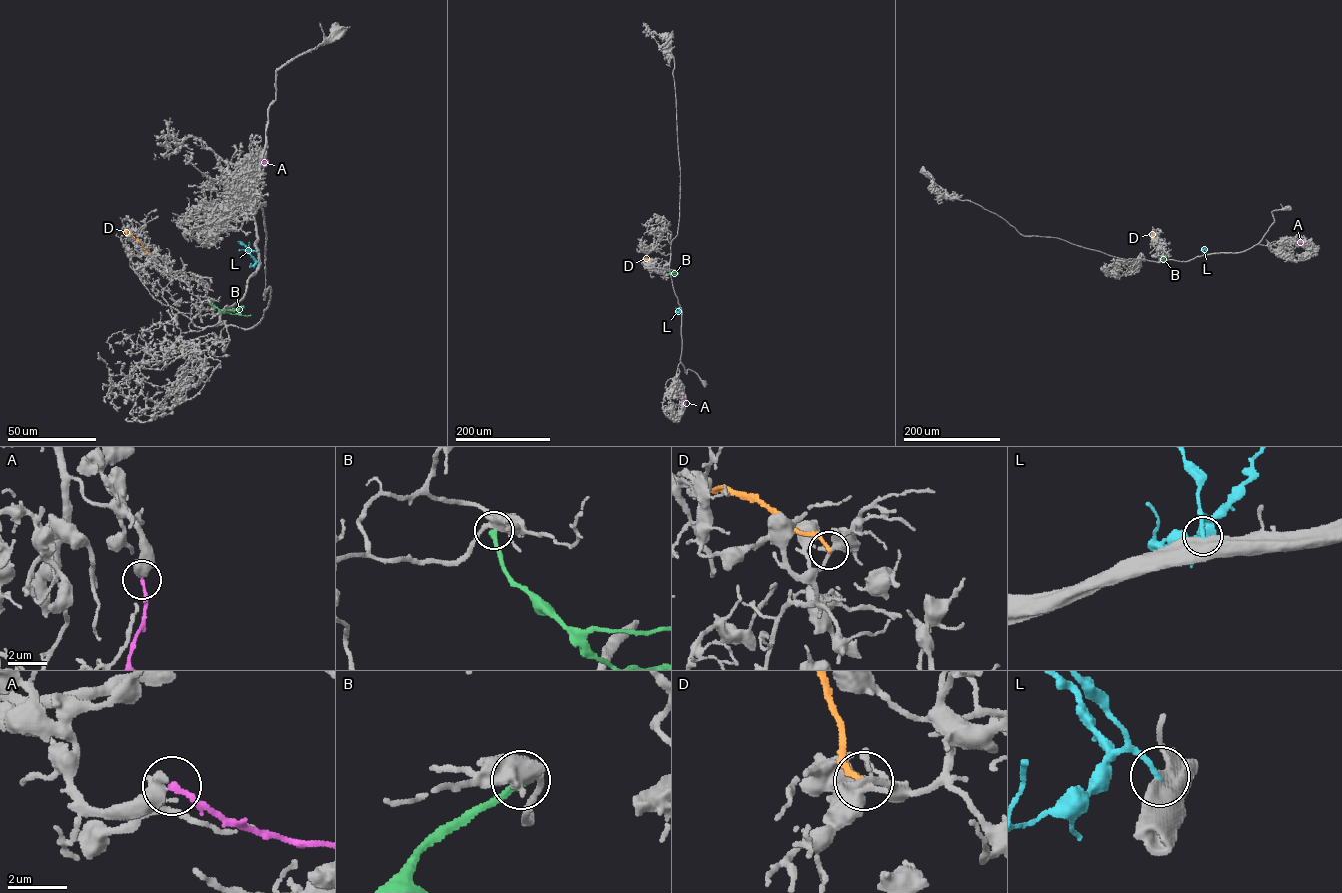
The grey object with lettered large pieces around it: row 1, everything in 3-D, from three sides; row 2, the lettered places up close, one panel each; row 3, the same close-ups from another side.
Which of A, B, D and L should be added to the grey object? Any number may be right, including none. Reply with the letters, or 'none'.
none

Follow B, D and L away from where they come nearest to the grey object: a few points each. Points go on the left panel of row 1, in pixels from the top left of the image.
B: (211, 300), (223, 313), (250, 315)
D: (148, 253), (129, 232), (124, 233)
L: (258, 264), (240, 241), (253, 251), (259, 250)

